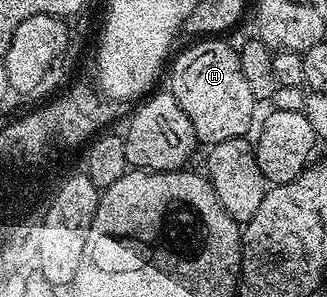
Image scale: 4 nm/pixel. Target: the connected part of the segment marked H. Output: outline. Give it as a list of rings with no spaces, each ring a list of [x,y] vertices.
[[[200,39],[189,49],[184,49],[171,62],[172,65],[172,86],[170,92],[172,98],[186,111],[186,119],[190,119],[190,127],[194,127],[194,135],[201,146],[211,147],[222,143],[226,139],[235,137],[248,137],[248,128],[252,125],[252,116],[258,109],[258,103],[254,95],[250,95],[250,86],[246,84],[246,78],[242,76],[242,63],[239,52],[231,49],[224,39]]]

